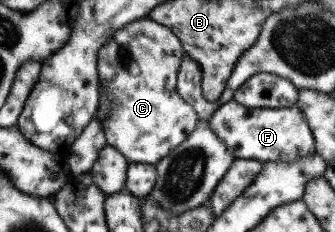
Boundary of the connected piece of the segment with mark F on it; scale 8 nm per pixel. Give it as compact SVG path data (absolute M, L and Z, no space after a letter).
M232 99L212 114L209 124L236 158L259 162L293 162L316 152L312 129L306 121L306 115L297 105L283 108L249 108Z

